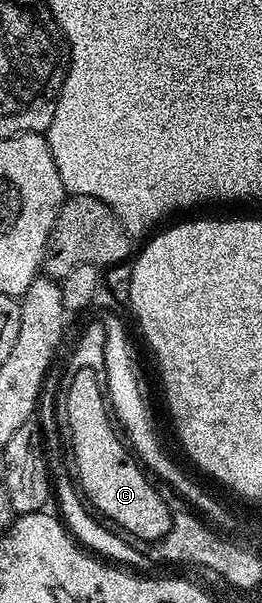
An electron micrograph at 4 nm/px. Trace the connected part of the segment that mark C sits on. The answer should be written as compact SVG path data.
M85 370L66 384L66 394L67 426L71 429L71 450L75 453L73 474L82 497L95 510L99 509L96 511L100 515L115 520L121 531L131 533L132 539L140 538L139 542L146 544L163 538L170 530L171 507L166 501L163 503L154 484L146 478L144 467L121 437L105 397L104 383Z

